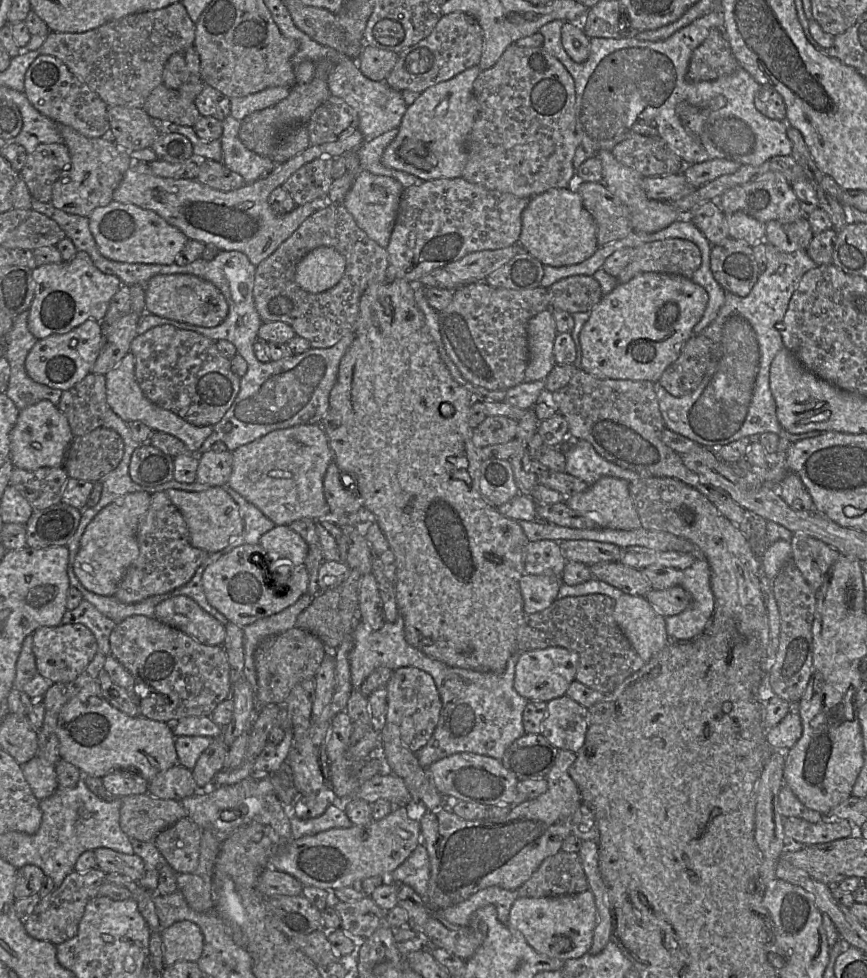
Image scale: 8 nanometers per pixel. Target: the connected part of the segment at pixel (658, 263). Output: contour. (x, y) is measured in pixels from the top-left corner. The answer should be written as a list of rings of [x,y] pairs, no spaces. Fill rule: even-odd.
[[[665,238],[644,242],[633,248],[633,257],[616,277],[617,284],[628,282],[643,272],[691,275],[701,264],[699,248],[690,240]]]

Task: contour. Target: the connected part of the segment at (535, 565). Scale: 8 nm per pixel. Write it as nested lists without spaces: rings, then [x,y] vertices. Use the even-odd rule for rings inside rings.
[[[552,540],[529,541],[525,547],[524,569],[526,574],[560,577],[567,560],[559,543]]]

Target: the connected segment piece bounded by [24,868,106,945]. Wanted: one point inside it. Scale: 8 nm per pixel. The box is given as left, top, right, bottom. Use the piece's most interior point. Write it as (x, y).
(55, 919)

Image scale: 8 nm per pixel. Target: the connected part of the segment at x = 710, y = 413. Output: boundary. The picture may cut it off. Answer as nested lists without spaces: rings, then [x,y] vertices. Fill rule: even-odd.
[[[766,243],[766,269],[745,297],[725,292],[724,302],[715,319],[700,334],[712,342],[711,360],[699,386],[691,393],[674,397],[659,383],[653,383],[665,428],[682,435],[704,447],[717,450],[721,446],[748,437],[758,441],[758,436],[765,432],[787,437],[792,442],[815,437],[821,431],[810,431],[802,434],[791,434],[780,425],[776,414],[776,403],[769,385],[771,362],[784,346],[781,336],[781,323],[787,311],[789,301],[803,275],[815,268],[816,263],[809,257],[806,250],[784,252]]]

